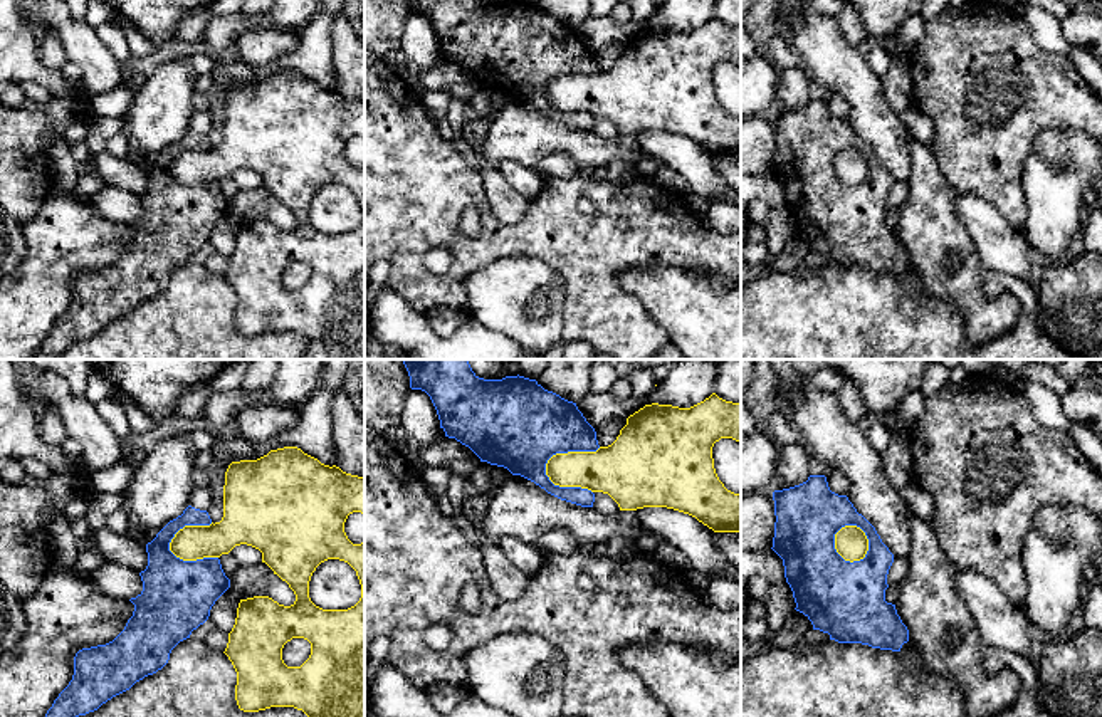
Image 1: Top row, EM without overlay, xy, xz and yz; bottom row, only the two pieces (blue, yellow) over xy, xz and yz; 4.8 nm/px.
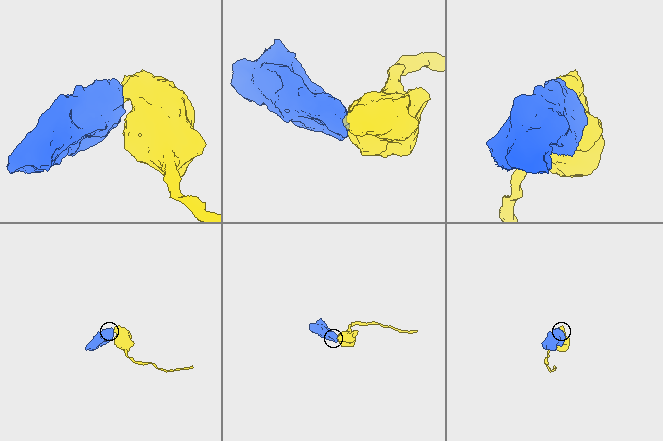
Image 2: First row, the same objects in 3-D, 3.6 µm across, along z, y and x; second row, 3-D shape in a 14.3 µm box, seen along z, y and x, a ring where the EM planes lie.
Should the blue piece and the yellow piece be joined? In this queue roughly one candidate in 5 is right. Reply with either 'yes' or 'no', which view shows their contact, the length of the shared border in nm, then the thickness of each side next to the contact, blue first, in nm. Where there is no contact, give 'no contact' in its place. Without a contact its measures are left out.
no; contact in xz; length 300 nm; calibres 400 and 240 nm

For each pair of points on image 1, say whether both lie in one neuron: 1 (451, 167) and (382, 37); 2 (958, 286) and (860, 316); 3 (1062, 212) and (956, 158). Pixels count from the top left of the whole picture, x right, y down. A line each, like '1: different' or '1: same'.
1: different
2: different
3: different

